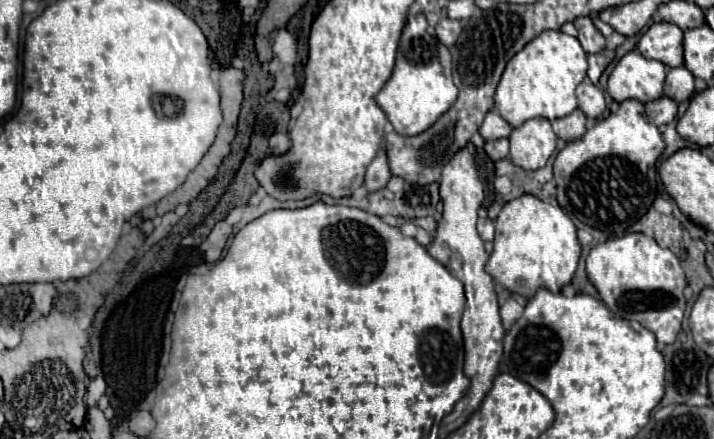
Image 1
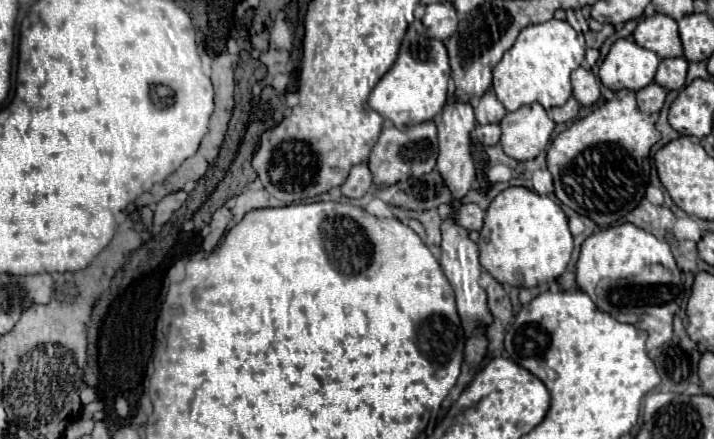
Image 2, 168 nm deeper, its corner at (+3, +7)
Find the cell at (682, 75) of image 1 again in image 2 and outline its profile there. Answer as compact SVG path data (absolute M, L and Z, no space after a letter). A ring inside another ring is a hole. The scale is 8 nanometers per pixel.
M665 58L659 64L655 82L665 90L681 90L685 86L689 62L685 58Z

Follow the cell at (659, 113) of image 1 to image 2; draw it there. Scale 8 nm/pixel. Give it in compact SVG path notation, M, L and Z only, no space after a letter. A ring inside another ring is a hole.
M651 84L651 86L645 86L643 90L639 90L635 96L637 96L639 110L643 110L645 114L653 114L663 108L667 90L663 90L659 84Z

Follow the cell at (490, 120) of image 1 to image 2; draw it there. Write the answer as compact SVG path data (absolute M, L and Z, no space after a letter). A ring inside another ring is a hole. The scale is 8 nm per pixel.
M491 90L483 94L481 100L475 104L475 118L479 124L499 124L505 118L505 114L507 110Z

